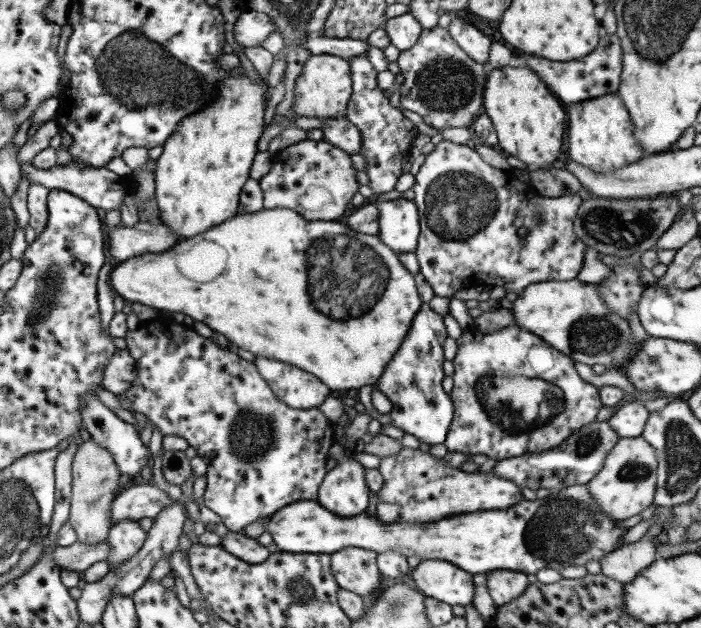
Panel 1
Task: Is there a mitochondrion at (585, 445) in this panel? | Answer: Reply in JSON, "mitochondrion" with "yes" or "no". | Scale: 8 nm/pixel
{"mitochondrion":"yes"}

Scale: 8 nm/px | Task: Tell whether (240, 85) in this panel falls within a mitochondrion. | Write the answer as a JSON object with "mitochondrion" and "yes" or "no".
{"mitochondrion":"no"}

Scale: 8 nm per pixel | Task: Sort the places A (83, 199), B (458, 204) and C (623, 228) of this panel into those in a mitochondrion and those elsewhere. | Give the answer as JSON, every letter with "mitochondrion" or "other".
{"A":"other","B":"mitochondrion","C":"mitochondrion"}

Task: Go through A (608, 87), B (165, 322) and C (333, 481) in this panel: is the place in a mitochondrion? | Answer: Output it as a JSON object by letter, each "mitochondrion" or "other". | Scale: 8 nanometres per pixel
{"A":"other","B":"other","C":"other"}

